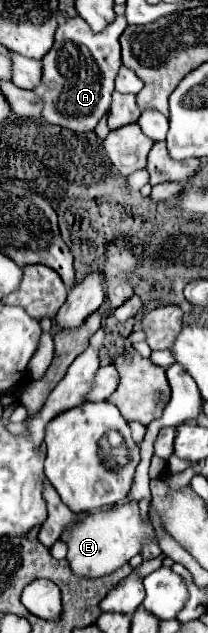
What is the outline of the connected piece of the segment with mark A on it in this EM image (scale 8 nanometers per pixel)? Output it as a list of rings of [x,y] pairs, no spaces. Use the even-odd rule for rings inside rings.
[[[80,17],[58,25],[52,49],[42,57],[42,81],[32,89],[44,99],[42,117],[52,125],[62,125],[74,133],[90,133],[108,113],[114,93],[114,79],[122,65],[120,35],[126,29],[126,17],[116,17],[100,33],[94,33]]]

